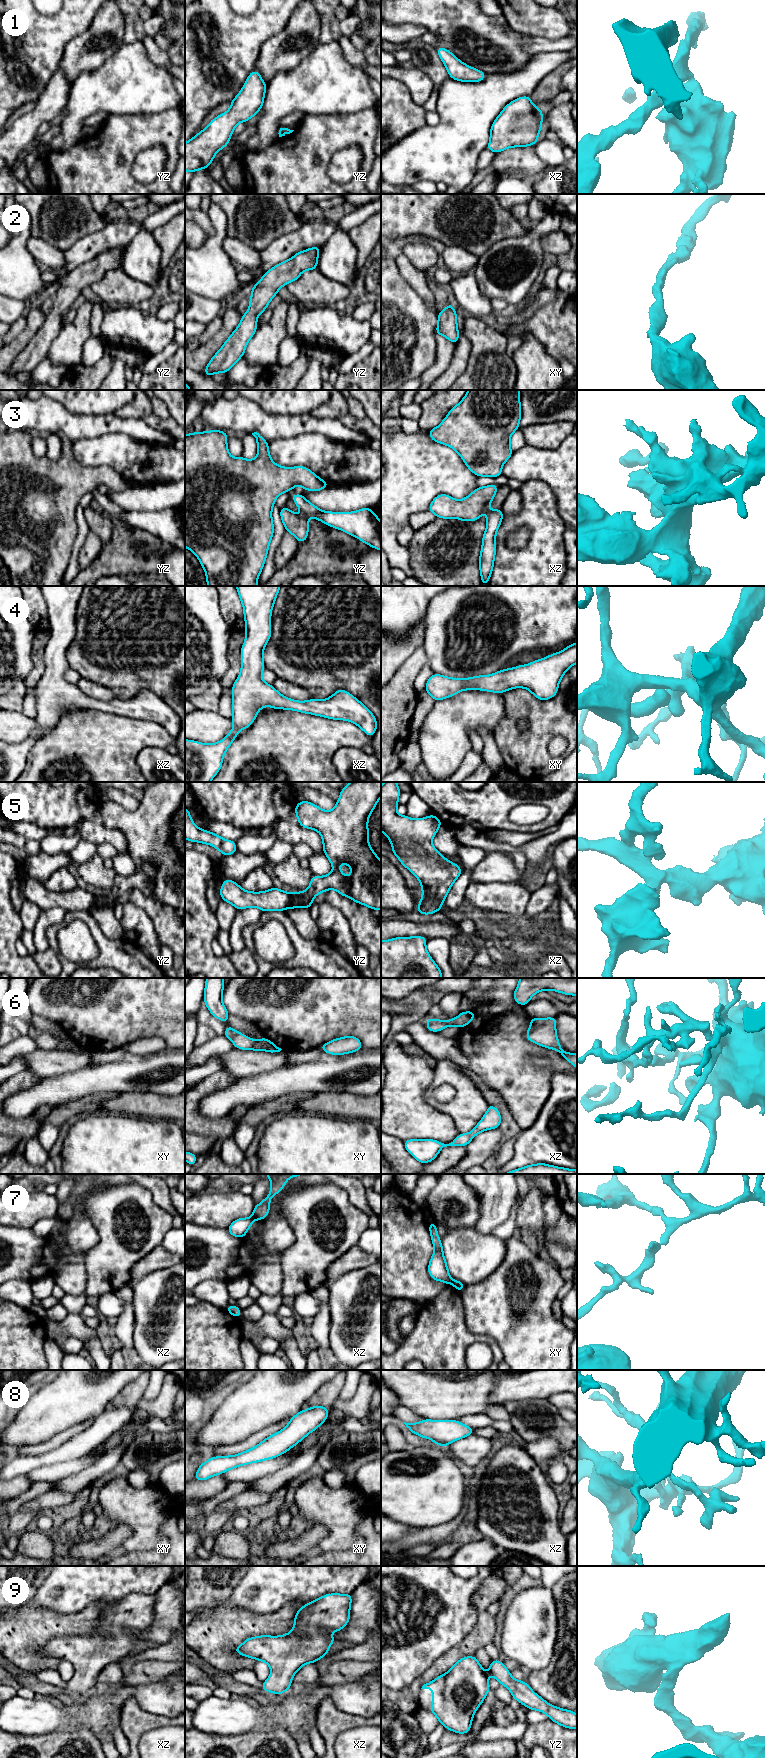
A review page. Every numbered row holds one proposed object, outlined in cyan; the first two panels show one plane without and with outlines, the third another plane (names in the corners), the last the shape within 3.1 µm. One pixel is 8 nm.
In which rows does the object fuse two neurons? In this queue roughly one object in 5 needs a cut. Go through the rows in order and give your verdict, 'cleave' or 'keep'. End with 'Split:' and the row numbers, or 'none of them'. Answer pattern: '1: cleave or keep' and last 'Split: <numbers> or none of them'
1: keep
2: keep
3: keep
4: keep
5: keep
6: keep
7: cleave
8: keep
9: keep
Split: 7

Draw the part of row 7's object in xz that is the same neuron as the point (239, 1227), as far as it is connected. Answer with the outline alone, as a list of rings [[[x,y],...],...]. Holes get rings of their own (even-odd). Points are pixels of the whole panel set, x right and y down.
[[[254,1216],[236,1219],[233,1221],[232,1224],[229,1225],[227,1230],[234,1237],[238,1238],[245,1237],[247,1231],[249,1230],[249,1228],[251,1227],[255,1220],[256,1219],[254,1218]]]

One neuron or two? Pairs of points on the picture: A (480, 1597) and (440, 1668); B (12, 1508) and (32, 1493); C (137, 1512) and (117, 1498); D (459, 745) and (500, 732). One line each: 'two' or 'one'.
A: one
B: one
C: one
D: two

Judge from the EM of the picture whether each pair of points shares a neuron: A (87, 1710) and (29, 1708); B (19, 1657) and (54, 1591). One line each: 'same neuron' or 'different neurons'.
A: same neuron
B: different neurons

